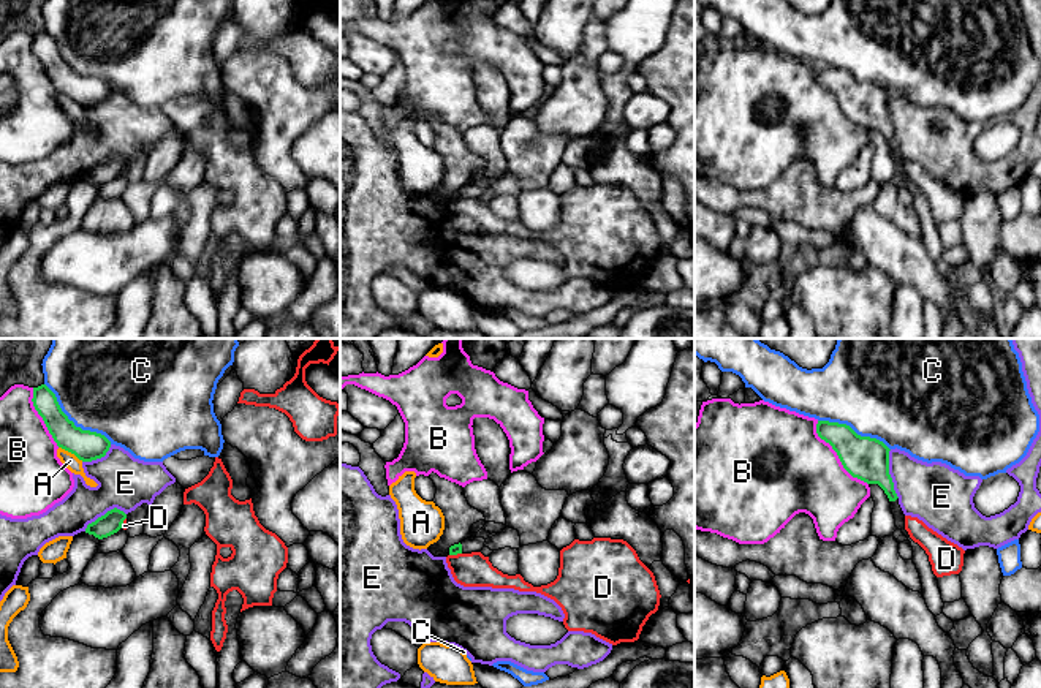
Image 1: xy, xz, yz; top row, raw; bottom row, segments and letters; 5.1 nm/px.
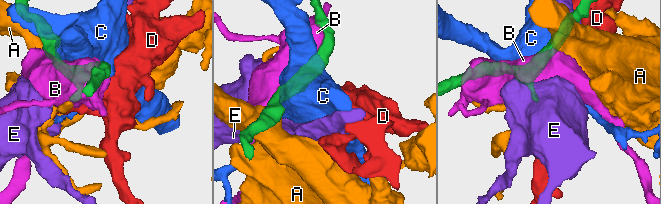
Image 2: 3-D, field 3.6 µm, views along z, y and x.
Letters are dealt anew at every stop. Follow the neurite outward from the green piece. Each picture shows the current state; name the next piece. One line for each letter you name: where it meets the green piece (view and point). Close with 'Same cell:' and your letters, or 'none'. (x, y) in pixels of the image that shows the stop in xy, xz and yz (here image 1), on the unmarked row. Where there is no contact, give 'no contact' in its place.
Same cell: none

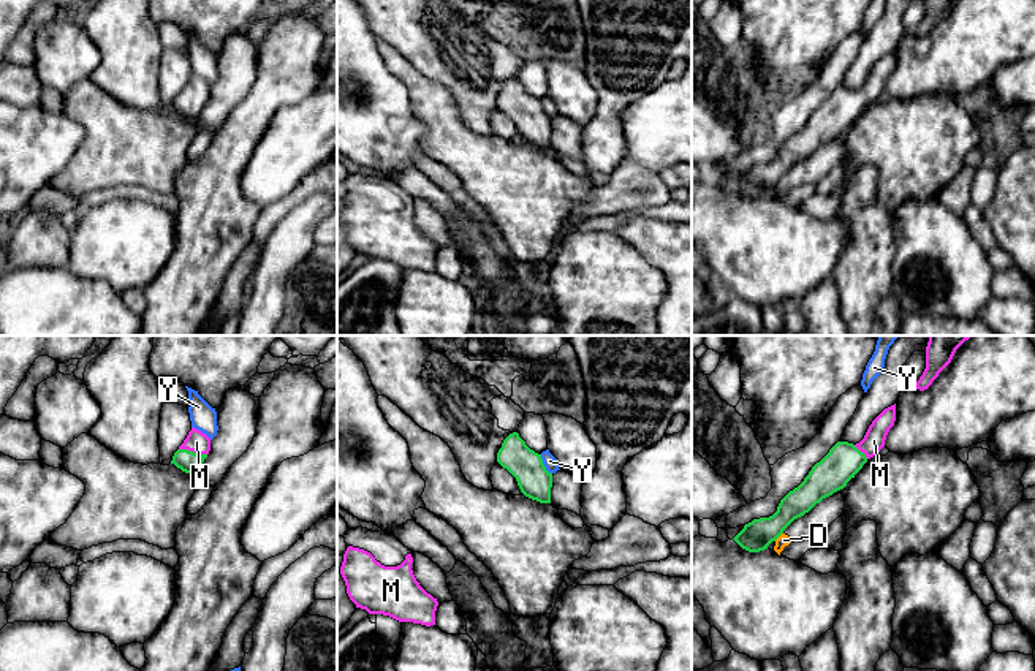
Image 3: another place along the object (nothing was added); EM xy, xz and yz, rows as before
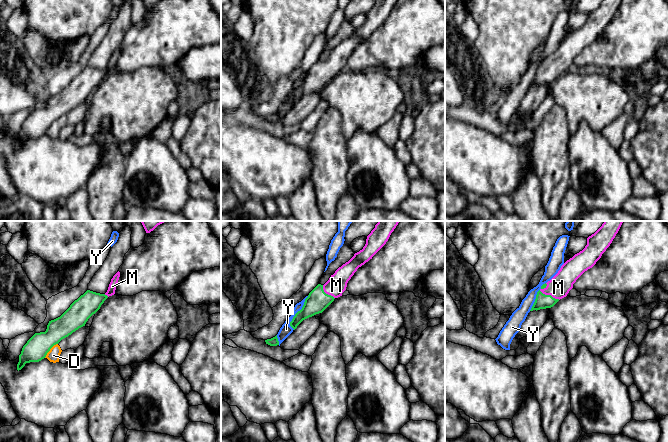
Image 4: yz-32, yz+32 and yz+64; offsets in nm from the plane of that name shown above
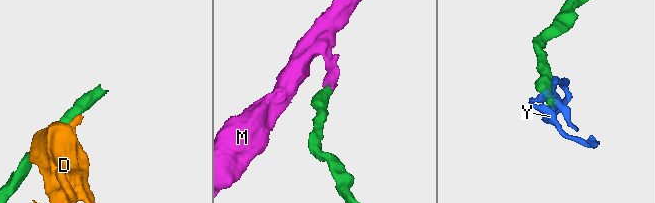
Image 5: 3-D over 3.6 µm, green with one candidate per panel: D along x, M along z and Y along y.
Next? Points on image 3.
M: contact xy (192, 97)
Same cell: M

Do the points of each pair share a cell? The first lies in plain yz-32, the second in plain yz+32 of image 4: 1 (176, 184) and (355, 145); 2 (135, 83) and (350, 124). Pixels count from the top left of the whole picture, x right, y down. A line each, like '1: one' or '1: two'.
1: one
2: one

